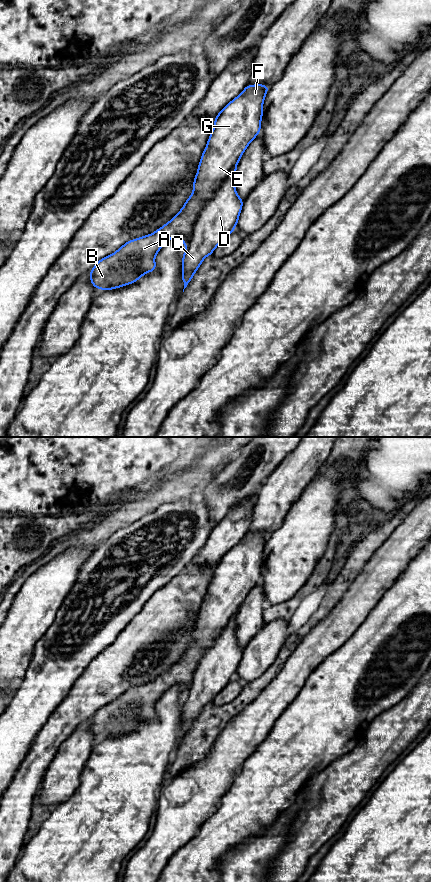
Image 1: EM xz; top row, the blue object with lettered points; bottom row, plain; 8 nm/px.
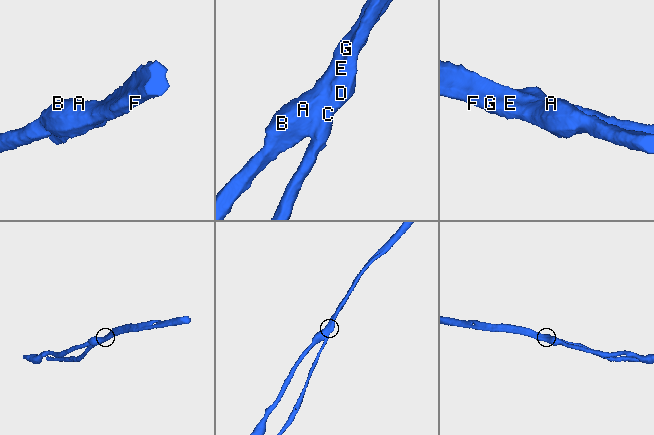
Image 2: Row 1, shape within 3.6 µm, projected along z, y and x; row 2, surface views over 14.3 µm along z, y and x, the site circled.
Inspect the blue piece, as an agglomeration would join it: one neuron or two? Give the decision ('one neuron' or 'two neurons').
one neuron

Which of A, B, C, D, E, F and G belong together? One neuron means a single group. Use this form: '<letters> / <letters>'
A B C D E F G

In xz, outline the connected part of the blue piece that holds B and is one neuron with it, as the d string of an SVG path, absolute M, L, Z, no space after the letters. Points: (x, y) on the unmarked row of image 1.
M247 533L239 544L219 560L199 610L193 641L182 657L157 679L130 688L113 702L99 708L89 721L95 737L107 739L120 736L135 731L148 720L155 719L155 704L164 691L175 685L179 685L186 693L182 707L182 728L184 737L187 735L204 706L213 701L238 671L243 648L235 638L236 615L247 594L260 581L263 549L268 538L267 533Z

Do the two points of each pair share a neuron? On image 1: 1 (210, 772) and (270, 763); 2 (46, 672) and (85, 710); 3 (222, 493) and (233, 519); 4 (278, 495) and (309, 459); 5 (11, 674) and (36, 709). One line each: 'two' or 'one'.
1: two
2: two
3: two
4: one
5: two

